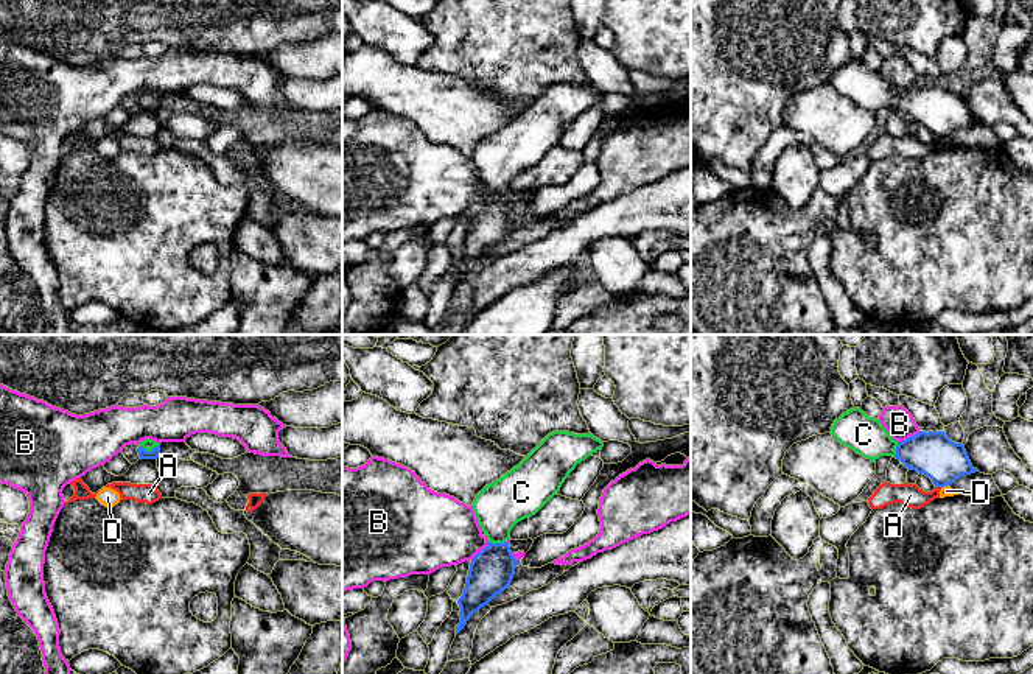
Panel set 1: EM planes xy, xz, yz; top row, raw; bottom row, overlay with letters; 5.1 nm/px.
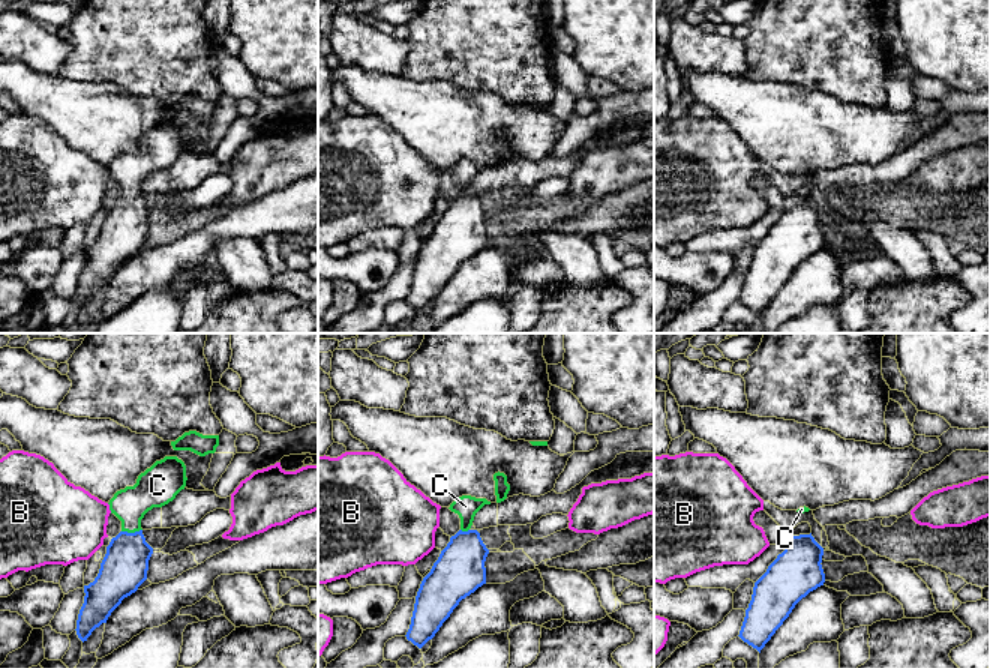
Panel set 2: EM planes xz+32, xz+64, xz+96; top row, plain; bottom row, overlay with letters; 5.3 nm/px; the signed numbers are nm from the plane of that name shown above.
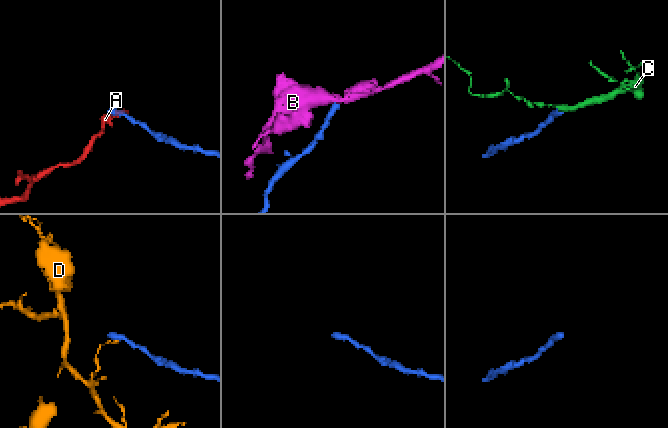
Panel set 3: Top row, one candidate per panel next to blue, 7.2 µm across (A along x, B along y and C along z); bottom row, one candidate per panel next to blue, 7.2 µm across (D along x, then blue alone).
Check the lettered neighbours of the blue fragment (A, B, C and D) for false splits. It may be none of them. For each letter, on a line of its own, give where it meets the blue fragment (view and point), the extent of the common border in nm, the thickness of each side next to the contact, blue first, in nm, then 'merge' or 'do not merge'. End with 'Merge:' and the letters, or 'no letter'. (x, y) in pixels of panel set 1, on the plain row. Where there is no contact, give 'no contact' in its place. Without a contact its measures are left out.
A: contact yz (938, 137); length 30 nm; calibres 220 and 120 nm; do not merge
B: contact yz (909, 89); length 130 nm; calibres 220 and 150 nm; do not merge
C: contact xy (151, 101); length 110 nm; calibres 60 and 60 nm; merge
D: contact yz (945, 136); length 40 nm; calibres 220 and 60 nm; do not merge
Merge: C

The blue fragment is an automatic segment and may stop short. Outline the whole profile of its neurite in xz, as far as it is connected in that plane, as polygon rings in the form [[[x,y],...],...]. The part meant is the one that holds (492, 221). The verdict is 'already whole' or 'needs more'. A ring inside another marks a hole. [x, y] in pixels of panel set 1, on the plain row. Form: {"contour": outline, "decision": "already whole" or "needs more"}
{"contour": [[[552,82],[516,118],[476,146],[471,159],[488,195],[471,210],[457,251],[460,274],[456,286],[473,265],[510,238],[518,216],[507,195],[512,179],[535,167],[560,143],[576,117],[602,98],[591,84]]], "decision": "needs more"}

